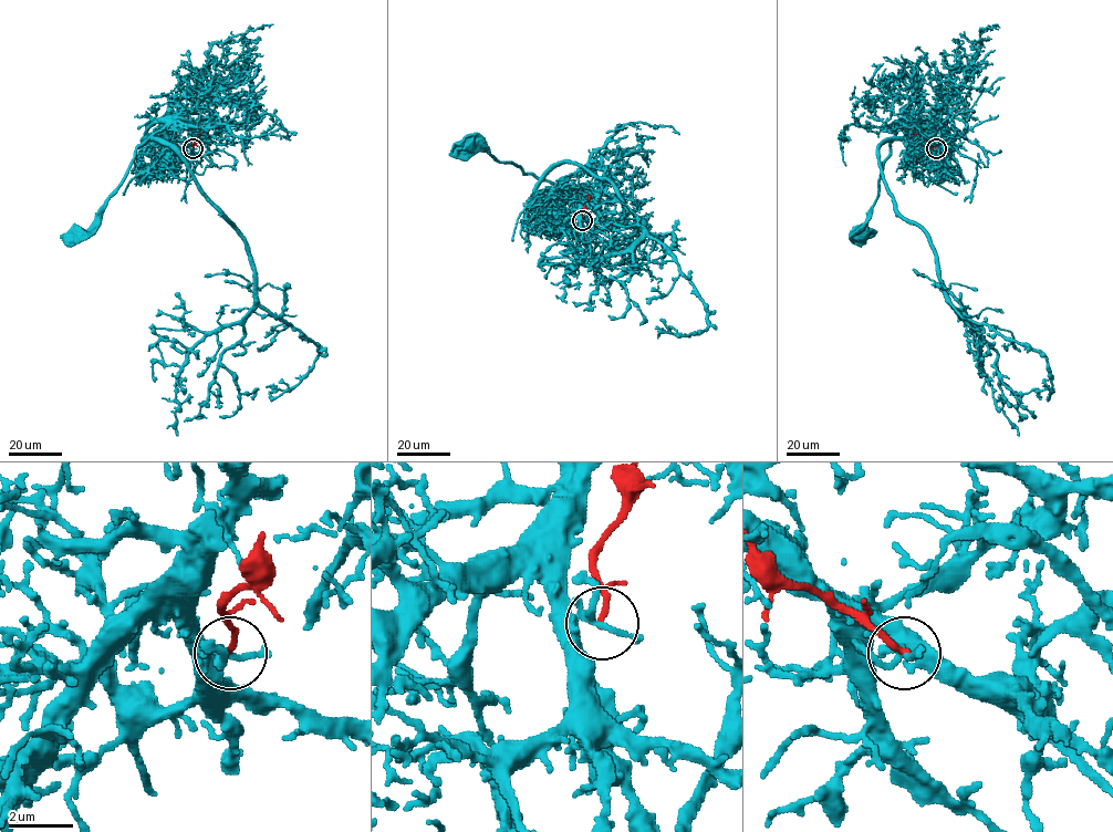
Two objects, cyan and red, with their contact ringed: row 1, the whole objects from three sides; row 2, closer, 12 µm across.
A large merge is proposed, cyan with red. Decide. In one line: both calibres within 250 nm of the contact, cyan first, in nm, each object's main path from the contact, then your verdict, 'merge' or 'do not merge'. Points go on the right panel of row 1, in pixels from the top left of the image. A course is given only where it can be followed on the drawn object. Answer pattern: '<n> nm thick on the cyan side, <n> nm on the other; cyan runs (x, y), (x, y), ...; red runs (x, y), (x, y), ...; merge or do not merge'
170 nm thick on the cyan side, 190 nm on the other; cyan runs (936, 148), (905, 118), (891, 144), (890, 155), (879, 179), (879, 196), (867, 216), (867, 226), (857, 234); red runs (936, 148), (911, 134); do not merge

